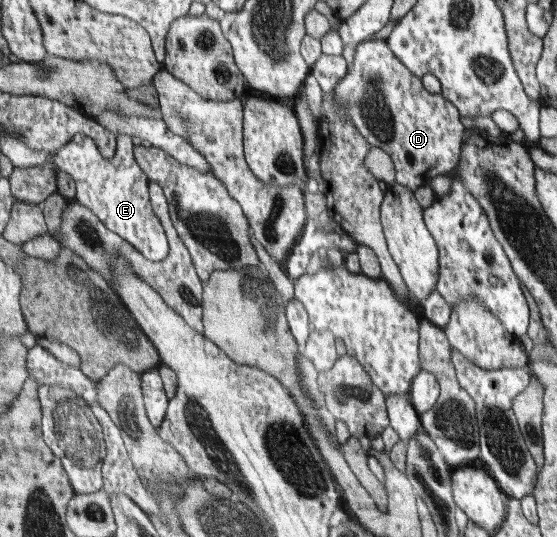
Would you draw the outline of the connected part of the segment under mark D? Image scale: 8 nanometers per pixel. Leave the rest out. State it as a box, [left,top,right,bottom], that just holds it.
[333,39,466,191]

